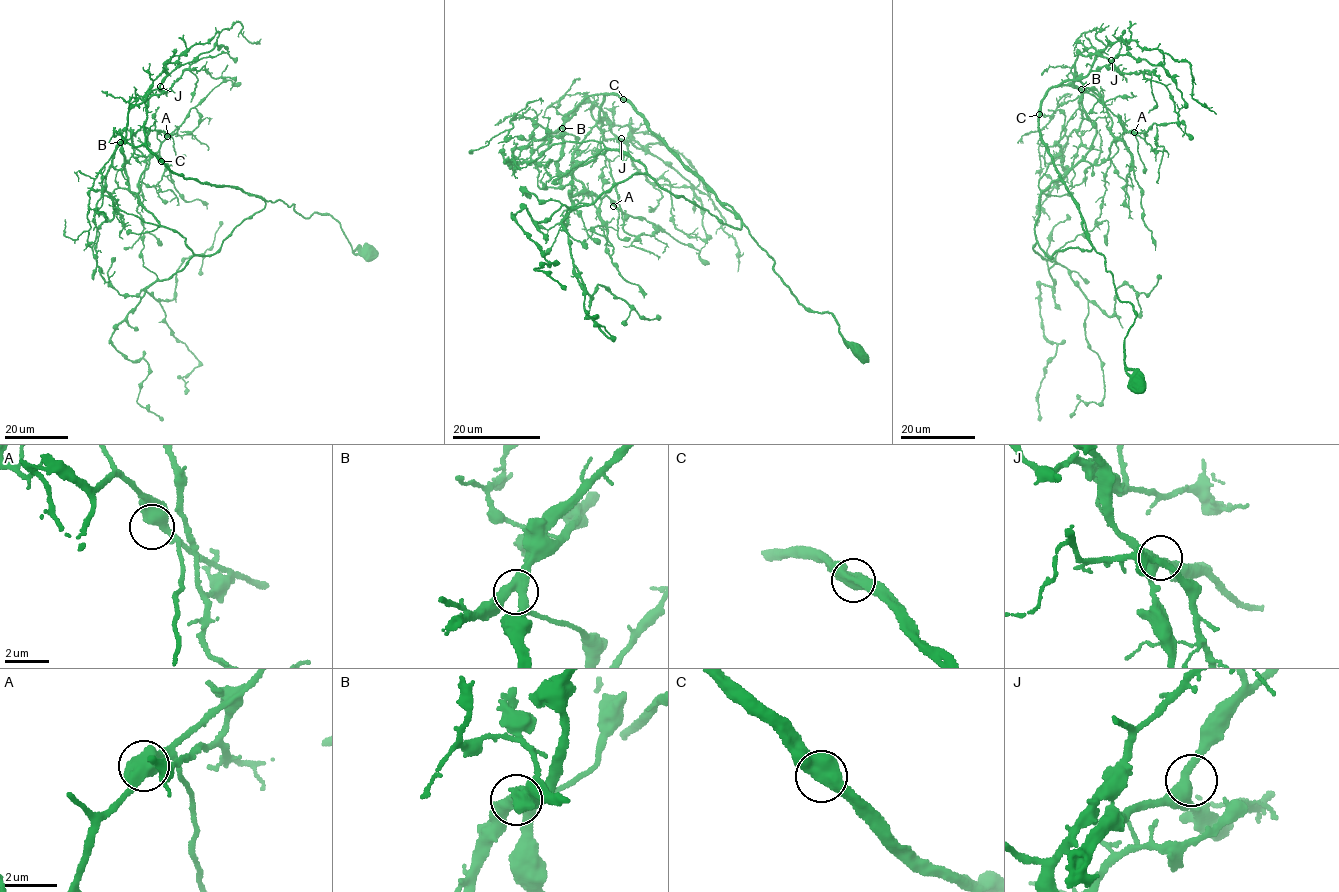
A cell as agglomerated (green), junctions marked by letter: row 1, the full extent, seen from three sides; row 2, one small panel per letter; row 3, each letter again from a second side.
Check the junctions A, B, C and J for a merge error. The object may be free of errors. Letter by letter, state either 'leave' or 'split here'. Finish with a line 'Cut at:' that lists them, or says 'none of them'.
A: leave
B: leave
C: leave
J: leave
Cut at: none of them

